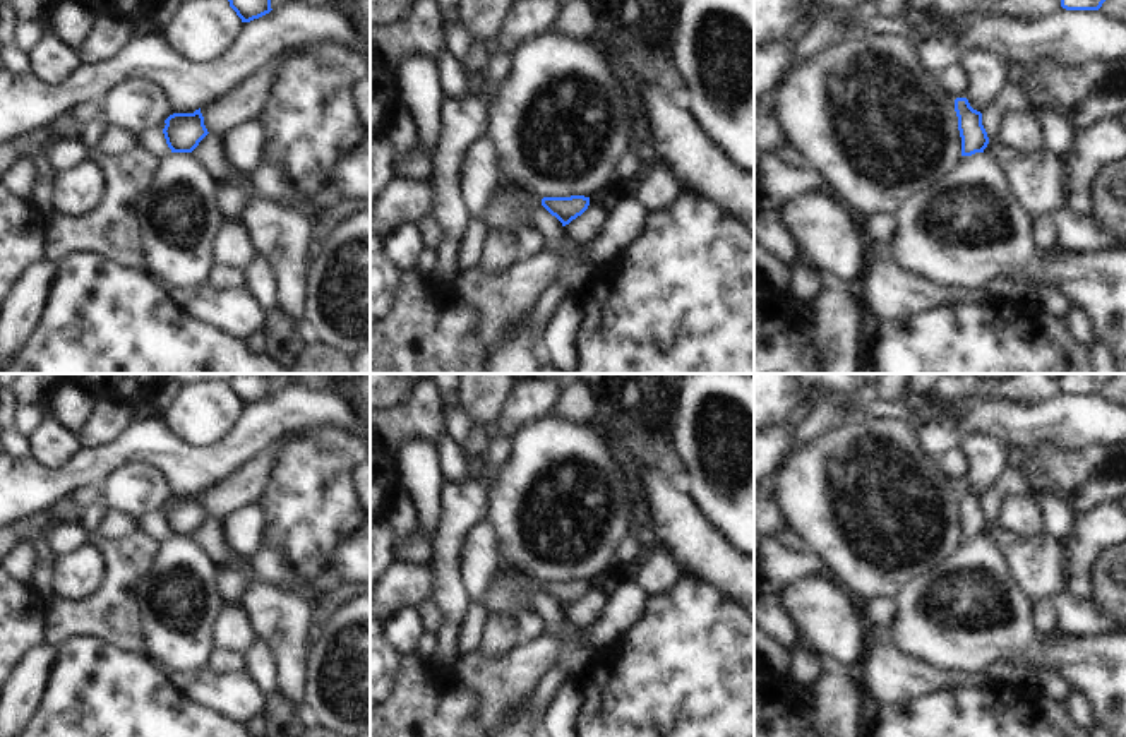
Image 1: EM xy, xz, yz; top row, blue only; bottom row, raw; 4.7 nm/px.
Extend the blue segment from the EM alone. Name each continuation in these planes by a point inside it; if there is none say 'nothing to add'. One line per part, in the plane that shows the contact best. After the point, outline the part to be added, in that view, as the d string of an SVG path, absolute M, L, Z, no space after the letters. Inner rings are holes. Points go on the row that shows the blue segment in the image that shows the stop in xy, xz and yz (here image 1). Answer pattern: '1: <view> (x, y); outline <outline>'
nothing to add

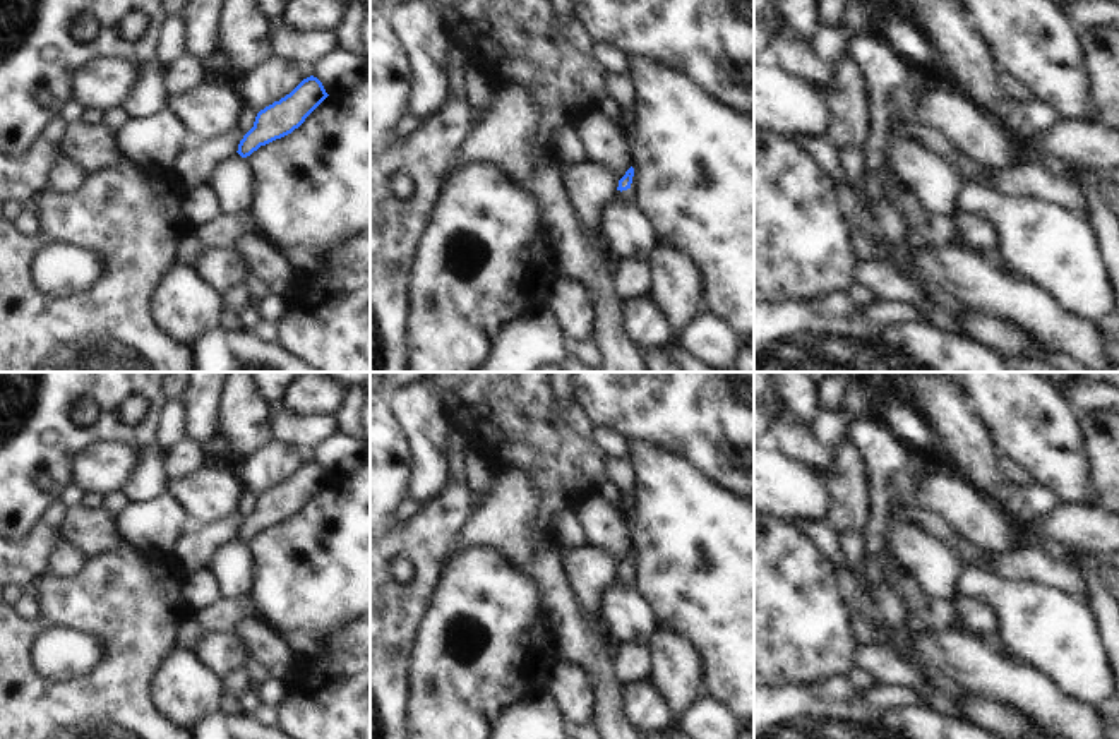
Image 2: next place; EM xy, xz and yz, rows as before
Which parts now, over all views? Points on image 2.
1: xz (628, 196); outline M632 177L632 183L631 183L631 187L627 189L627 190L615 190L615 195L622 201L622 202L625 202L625 204L636 204L636 199L634 199L634 189L636 189L636 185L634 185L634 177Z

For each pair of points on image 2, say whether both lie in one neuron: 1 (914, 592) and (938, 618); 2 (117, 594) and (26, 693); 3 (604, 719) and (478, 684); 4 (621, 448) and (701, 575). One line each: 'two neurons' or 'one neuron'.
1: one neuron
2: one neuron
3: two neurons
4: two neurons

